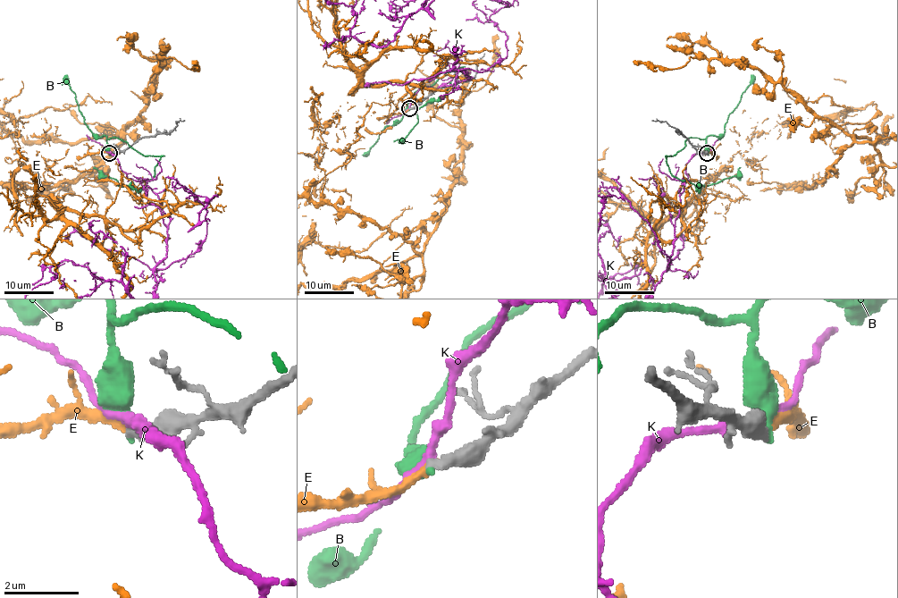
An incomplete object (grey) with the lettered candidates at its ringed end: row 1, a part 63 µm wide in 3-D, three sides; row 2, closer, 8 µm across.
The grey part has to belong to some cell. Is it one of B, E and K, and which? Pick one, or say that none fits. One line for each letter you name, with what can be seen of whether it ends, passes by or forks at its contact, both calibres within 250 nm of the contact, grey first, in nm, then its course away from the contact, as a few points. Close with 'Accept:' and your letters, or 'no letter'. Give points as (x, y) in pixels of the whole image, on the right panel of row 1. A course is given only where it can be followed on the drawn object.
E: It ends there. Thickness 360 nm (grey) against 240 nm
Accept: E

